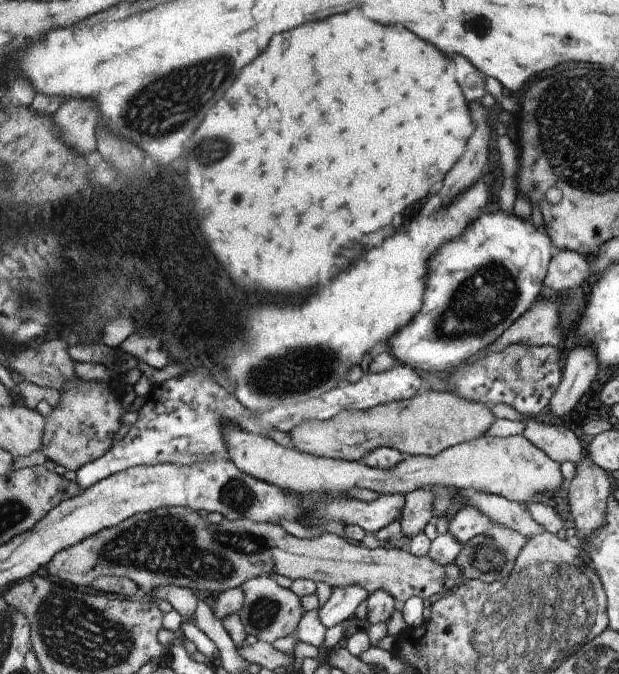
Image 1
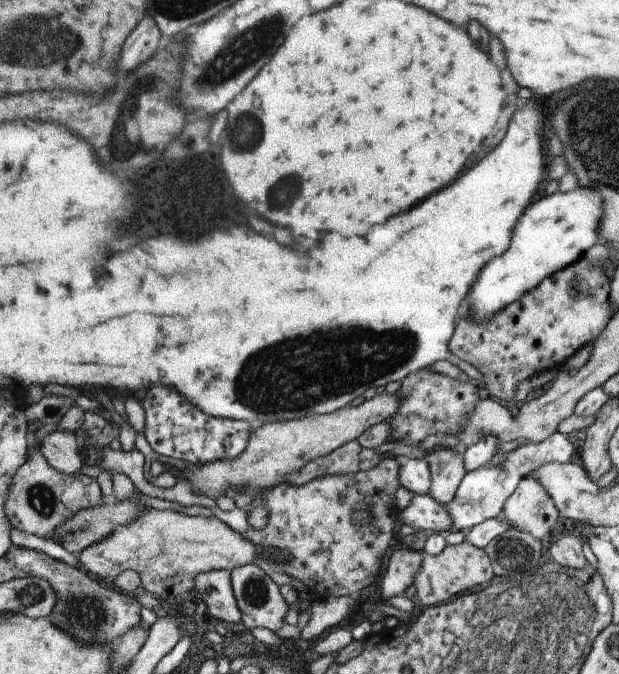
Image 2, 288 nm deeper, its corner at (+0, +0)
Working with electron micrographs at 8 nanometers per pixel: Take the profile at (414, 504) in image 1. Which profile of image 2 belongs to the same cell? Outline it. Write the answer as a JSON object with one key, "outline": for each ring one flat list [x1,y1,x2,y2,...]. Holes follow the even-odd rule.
{"outline":[[397,442,393,450,389,450,381,456,381,462,393,460,393,458,427,460,429,470,433,472,433,486,431,486,429,494,435,496,445,506,449,506,455,500,455,496,461,488,461,482,469,474,465,454,459,454,453,448,445,448,445,446,443,448,439,446,439,450,431,452,431,450,425,450,419,446,405,446,405,444]]}

